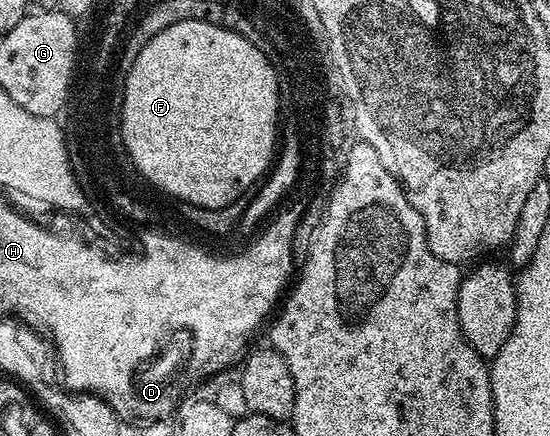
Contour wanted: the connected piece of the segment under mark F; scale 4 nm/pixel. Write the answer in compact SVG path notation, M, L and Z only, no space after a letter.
M184 20L162 29L156 36L151 37L142 46L137 55L136 64L131 71L131 79L126 81L126 102L124 112L124 139L132 147L132 156L140 163L142 173L153 175L157 182L166 185L168 191L176 191L184 199L210 201L213 205L231 203L234 197L246 193L246 185L250 179L262 169L262 161L268 160L268 146L270 145L270 111L276 110L276 93L279 91L279 77L277 68L246 37L228 28L202 20Z

